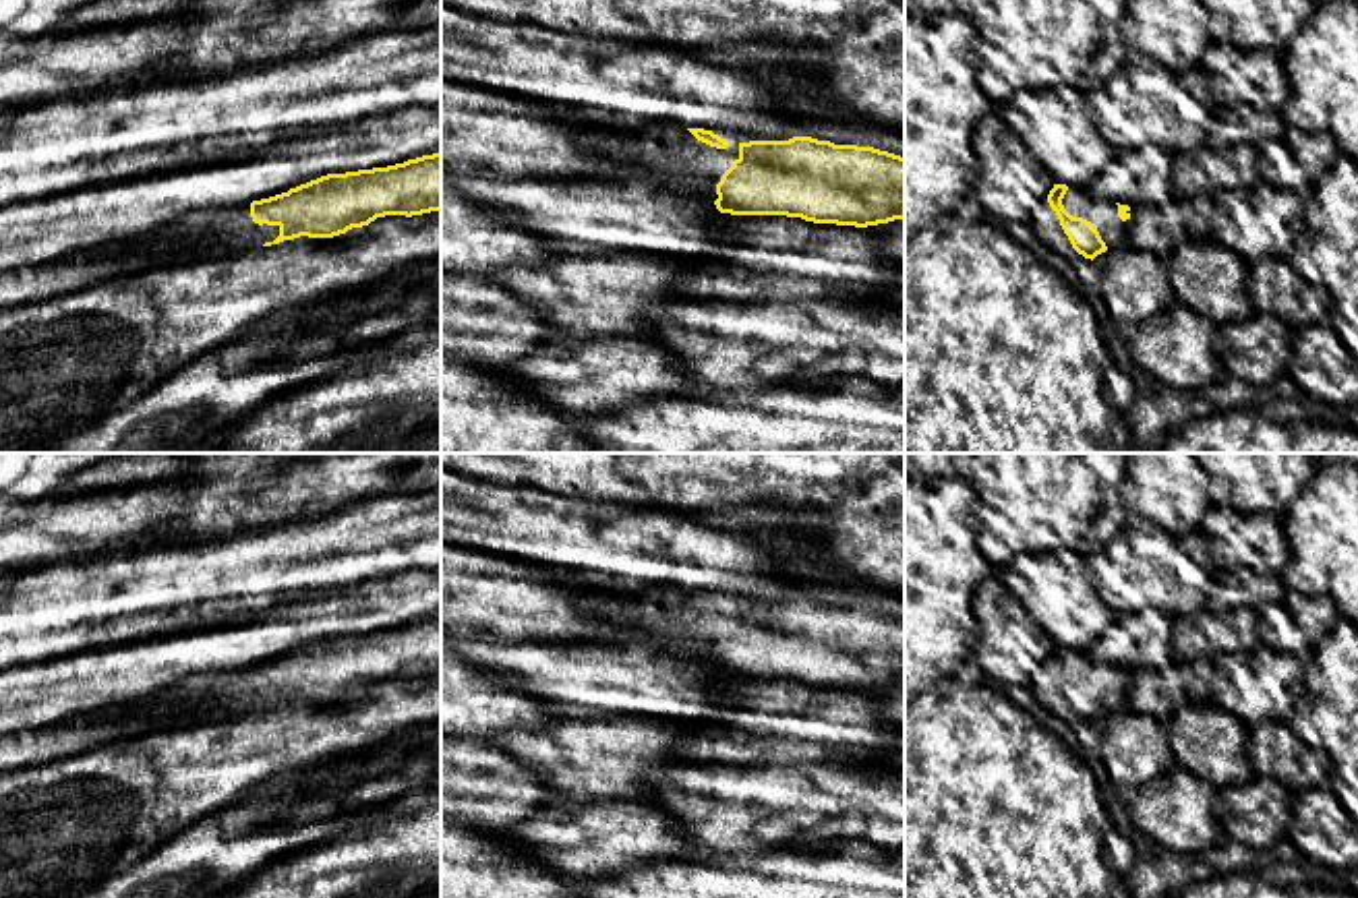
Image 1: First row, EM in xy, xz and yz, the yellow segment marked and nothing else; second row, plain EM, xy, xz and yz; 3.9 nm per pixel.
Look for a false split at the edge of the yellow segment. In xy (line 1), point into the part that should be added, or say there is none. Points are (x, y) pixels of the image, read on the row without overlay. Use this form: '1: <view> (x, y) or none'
1: xy (203, 696)

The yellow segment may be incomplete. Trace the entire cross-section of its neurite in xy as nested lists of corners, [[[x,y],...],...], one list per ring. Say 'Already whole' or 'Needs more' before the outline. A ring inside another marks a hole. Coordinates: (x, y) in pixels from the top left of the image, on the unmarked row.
Needs more. [[[441,617],[387,631],[327,637],[250,668],[195,672],[149,701],[108,708],[95,716],[180,726],[300,699],[333,701],[377,681],[431,675],[441,675]]]

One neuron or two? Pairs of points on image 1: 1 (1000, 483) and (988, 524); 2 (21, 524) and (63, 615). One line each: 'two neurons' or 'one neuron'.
1: one neuron
2: two neurons

